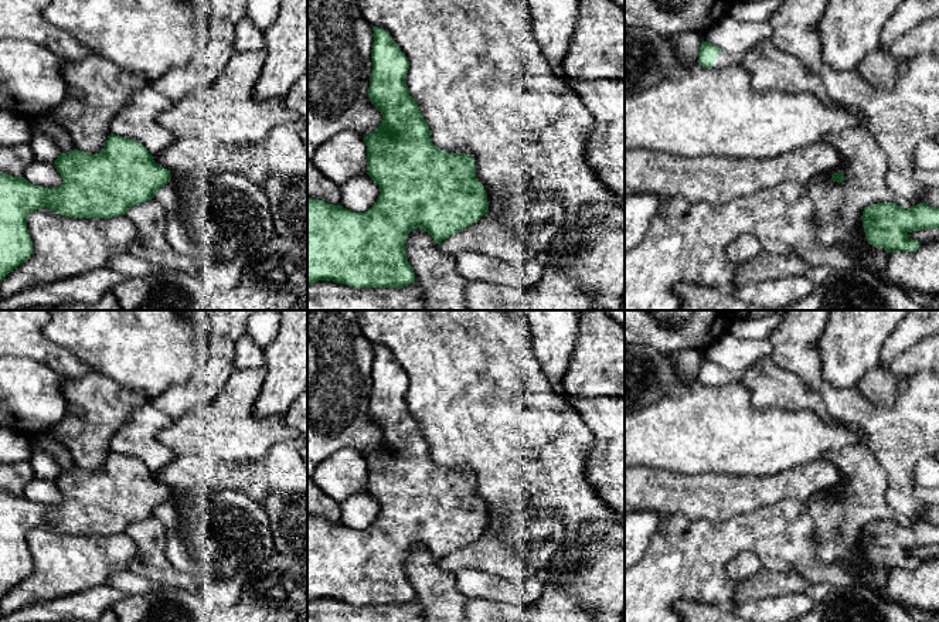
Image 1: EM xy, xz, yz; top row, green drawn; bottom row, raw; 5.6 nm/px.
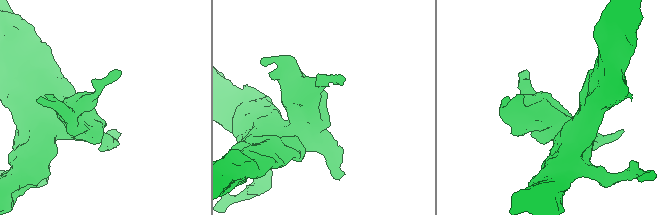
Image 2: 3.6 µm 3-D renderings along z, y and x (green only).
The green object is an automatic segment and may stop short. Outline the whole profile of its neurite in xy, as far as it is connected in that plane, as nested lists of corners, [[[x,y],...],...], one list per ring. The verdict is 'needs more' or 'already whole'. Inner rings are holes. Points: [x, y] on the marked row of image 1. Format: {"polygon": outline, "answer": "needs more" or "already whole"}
{"polygon": [[[113,133],[108,136],[99,153],[92,154],[74,149],[59,153],[54,164],[62,177],[62,184],[52,188],[31,184],[24,177],[0,173],[0,283],[33,254],[33,241],[27,230],[30,213],[50,208],[74,218],[126,215],[129,208],[154,198],[154,194],[171,180],[170,170],[157,164],[139,140]]], "answer": "already whole"}

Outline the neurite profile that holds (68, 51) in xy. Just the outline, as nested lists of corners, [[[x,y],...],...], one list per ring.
[[[0,0],[0,40],[30,40],[61,60],[82,60],[95,54],[68,31],[47,23],[42,10],[50,0]]]

